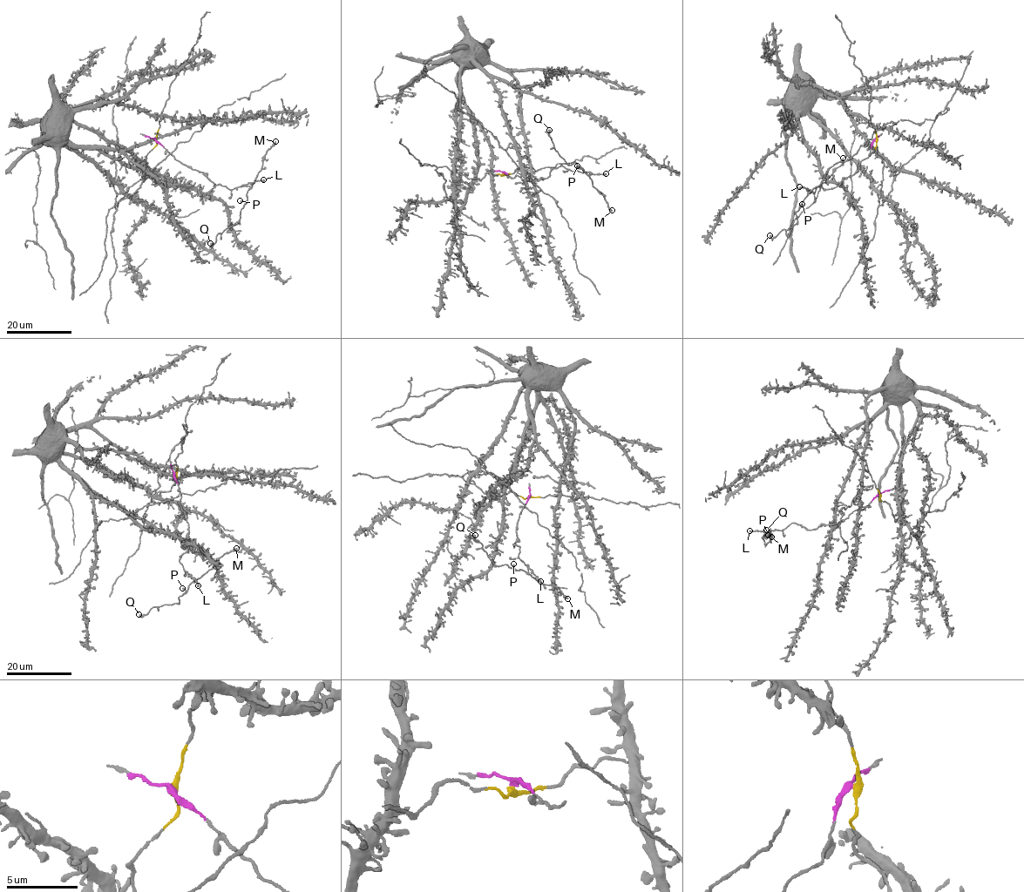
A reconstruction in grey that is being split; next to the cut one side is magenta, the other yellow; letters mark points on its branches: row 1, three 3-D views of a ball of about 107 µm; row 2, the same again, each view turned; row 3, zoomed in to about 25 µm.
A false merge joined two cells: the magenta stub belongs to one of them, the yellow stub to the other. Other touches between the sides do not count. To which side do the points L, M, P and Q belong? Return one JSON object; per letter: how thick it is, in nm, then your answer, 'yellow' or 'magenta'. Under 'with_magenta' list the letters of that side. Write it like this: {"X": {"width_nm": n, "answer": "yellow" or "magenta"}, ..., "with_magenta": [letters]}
{"L": {"width_nm": 320, "answer": "magenta"}, "M": {"width_nm": 300, "answer": "magenta"}, "P": {"width_nm": 320, "answer": "magenta"}, "Q": {"width_nm": 400, "answer": "magenta"}, "with_magenta": ["L", "M", "P", "Q"]}

